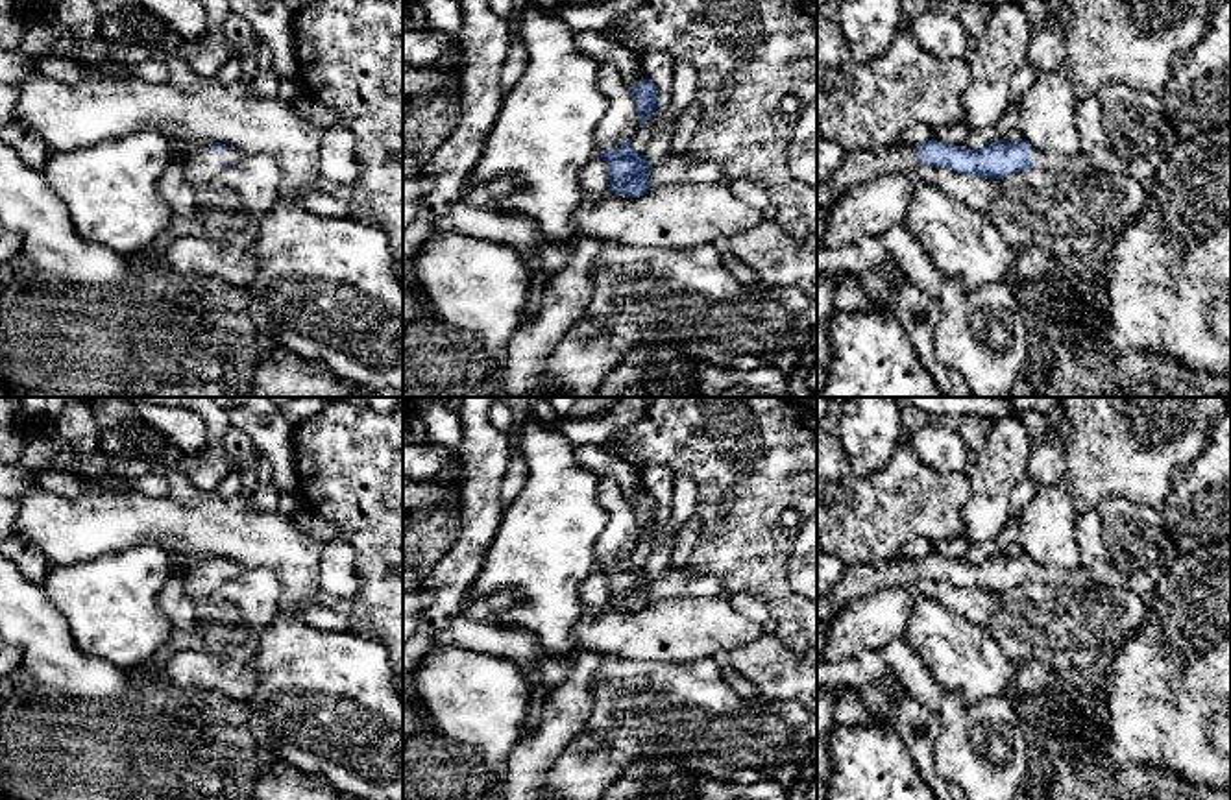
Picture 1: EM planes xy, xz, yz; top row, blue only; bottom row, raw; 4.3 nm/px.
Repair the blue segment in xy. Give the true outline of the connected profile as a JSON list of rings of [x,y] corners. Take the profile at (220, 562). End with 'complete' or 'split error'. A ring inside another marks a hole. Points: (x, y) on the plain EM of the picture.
[[[224,558],[189,562],[183,573],[183,589],[192,602],[200,602],[235,580],[240,569]]]; split error

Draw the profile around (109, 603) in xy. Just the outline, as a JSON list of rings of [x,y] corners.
[[[146,543],[81,564],[50,565],[43,586],[81,652],[131,671],[155,656],[174,632],[157,602],[172,571],[172,556],[163,547]]]

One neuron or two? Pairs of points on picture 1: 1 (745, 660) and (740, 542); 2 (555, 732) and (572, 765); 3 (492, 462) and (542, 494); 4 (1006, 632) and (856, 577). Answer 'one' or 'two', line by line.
1: two
2: two
3: two
4: two

